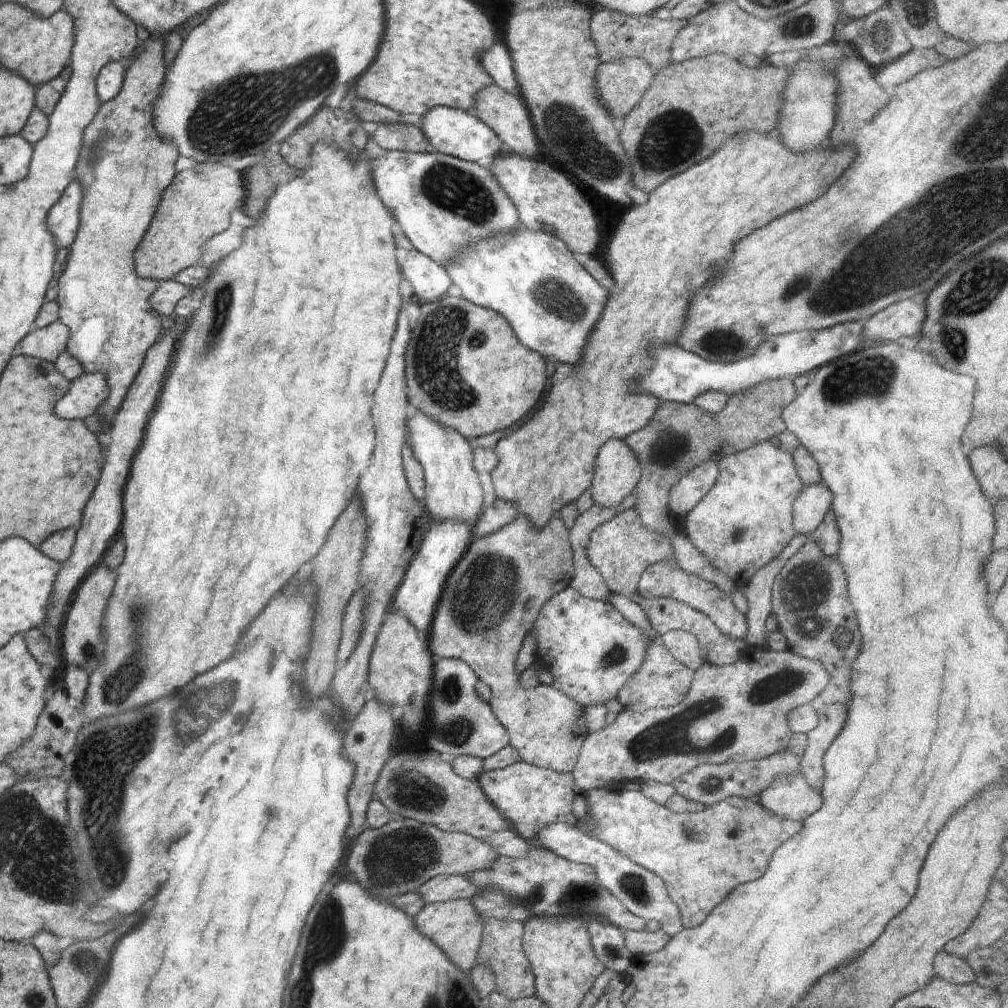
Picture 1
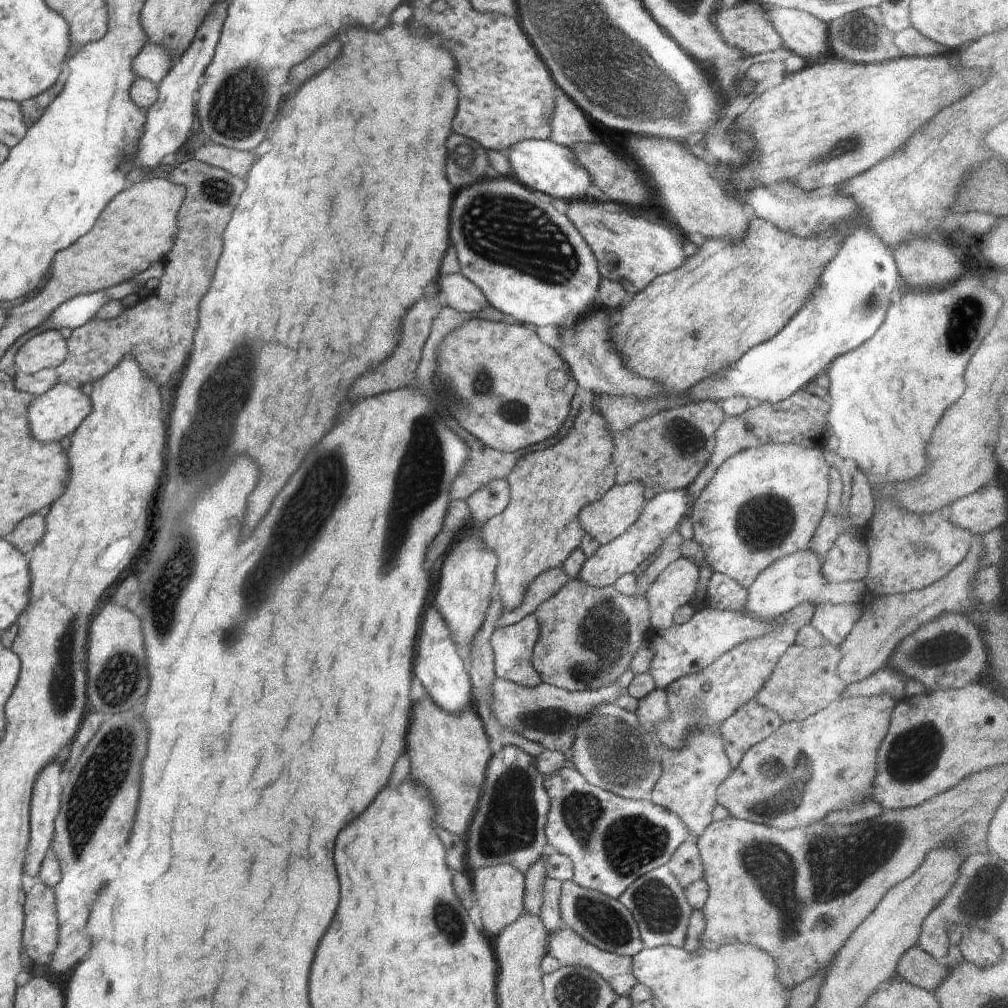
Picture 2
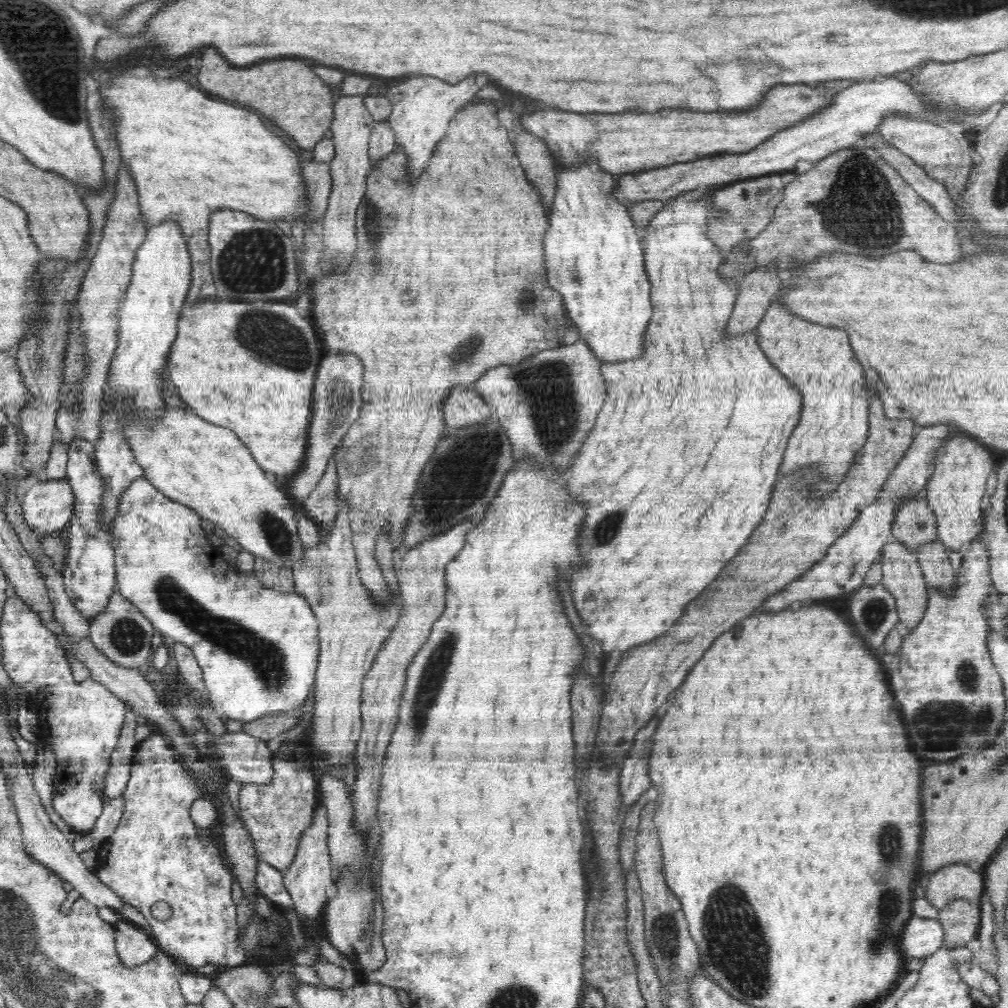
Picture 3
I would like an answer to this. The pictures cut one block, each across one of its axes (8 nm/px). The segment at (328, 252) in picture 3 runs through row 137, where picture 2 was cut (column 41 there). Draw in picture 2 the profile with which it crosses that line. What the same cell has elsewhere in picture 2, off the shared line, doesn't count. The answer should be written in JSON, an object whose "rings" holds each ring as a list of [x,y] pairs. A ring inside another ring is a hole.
{"rings":[[[56,329],[40,332],[28,338],[14,356],[14,367],[32,375],[45,369],[56,369],[67,359],[67,341]]]}

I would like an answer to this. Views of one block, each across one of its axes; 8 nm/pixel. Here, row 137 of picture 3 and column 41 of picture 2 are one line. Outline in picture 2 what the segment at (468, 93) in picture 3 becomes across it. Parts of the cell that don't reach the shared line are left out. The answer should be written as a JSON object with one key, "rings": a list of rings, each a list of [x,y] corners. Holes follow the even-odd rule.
{"rings":[[[58,382],[45,394],[34,398],[34,402],[28,408],[28,418],[32,432],[36,432],[36,440],[48,444],[48,442],[58,442],[76,432],[90,412],[92,412],[92,401],[86,389]]]}

